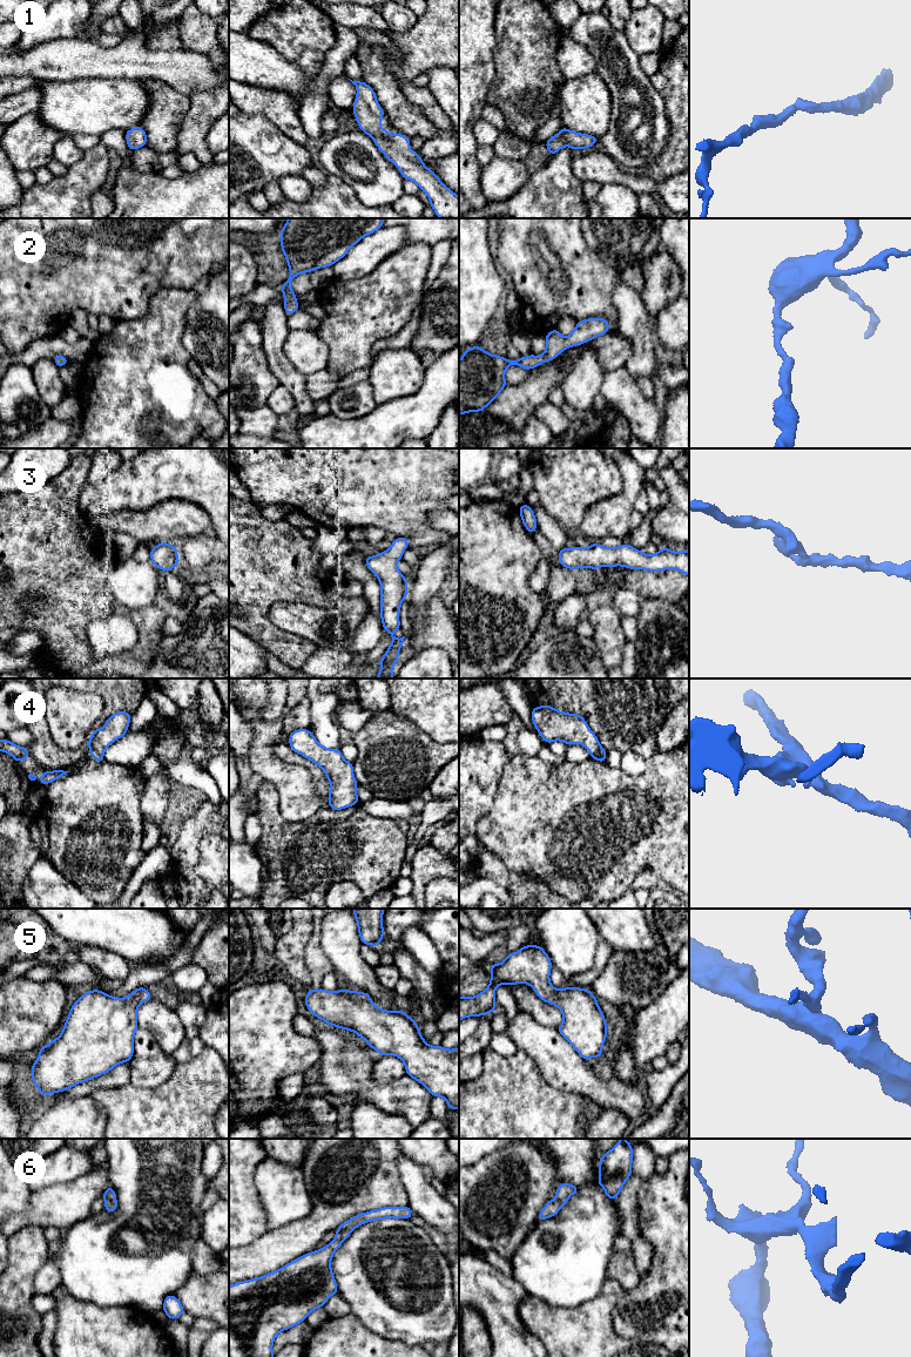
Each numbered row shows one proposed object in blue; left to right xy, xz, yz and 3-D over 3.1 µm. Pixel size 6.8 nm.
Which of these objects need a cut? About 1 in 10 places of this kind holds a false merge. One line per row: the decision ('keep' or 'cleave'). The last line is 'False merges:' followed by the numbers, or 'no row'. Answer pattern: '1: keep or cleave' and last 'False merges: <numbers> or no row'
1: keep
2: keep
3: keep
4: keep
5: keep
6: keep
False merges: no row

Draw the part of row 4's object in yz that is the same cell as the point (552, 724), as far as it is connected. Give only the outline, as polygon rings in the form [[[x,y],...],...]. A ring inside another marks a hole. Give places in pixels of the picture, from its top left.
[[[552,705],[534,707],[532,722],[541,738],[551,744],[561,741],[566,745],[580,743],[591,754],[591,758],[606,763],[605,750],[586,720],[579,714],[559,711]]]

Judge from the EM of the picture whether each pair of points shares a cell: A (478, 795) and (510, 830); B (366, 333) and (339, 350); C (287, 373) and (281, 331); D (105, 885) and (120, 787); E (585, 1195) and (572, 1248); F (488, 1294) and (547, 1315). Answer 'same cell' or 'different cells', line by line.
A: different cells
B: same cell
C: same cell
D: same cell
E: same cell
F: different cells

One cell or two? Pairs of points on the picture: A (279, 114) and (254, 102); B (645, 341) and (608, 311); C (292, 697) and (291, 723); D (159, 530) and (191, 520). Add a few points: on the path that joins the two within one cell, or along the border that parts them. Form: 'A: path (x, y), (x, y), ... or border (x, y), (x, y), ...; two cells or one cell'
A: path (274, 108), (268, 102), (260, 102); one cell
B: border (612, 292), (619, 331); two cells
C: border (306, 695), (287, 714); two cells
D: path (167, 522), (183, 520); one cell

